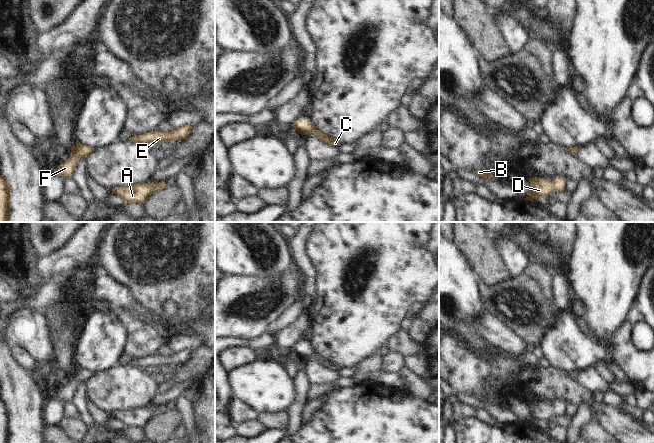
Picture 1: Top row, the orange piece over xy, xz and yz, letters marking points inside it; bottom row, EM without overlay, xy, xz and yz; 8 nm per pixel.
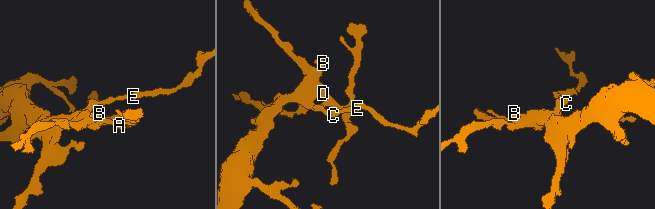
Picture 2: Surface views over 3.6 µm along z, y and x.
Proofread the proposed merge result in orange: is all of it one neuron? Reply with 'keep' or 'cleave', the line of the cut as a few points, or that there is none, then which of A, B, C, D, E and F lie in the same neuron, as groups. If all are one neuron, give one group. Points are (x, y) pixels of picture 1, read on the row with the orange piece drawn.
keep; cut none; groups A B C D E F

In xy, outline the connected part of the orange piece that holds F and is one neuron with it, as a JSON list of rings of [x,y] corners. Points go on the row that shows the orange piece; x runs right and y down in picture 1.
[[[77,142],[76,145],[70,149],[71,154],[69,158],[64,163],[59,165],[55,169],[54,173],[61,175],[64,178],[72,177],[79,160],[90,156],[94,149],[95,148]]]

